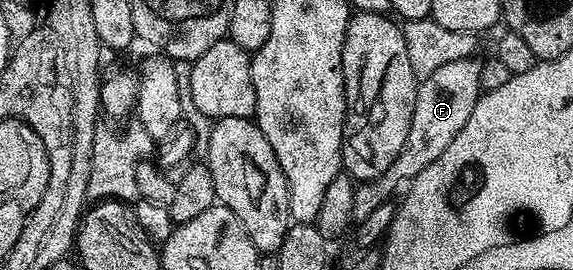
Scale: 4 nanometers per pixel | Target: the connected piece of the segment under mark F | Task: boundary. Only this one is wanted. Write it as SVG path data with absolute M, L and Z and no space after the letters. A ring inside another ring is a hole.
M477 58L461 59L452 61L449 65L444 65L432 73L432 77L421 80L416 93L416 109L412 109L412 125L408 125L408 141L404 141L404 149L384 169L384 173L375 179L368 179L359 182L354 189L354 201L352 203L352 217L355 224L364 221L372 209L376 209L381 203L391 200L394 191L401 192L420 173L452 145L452 140L456 138L456 133L464 129L472 109L476 109L476 101L482 94L480 85L480 69L482 63Z

